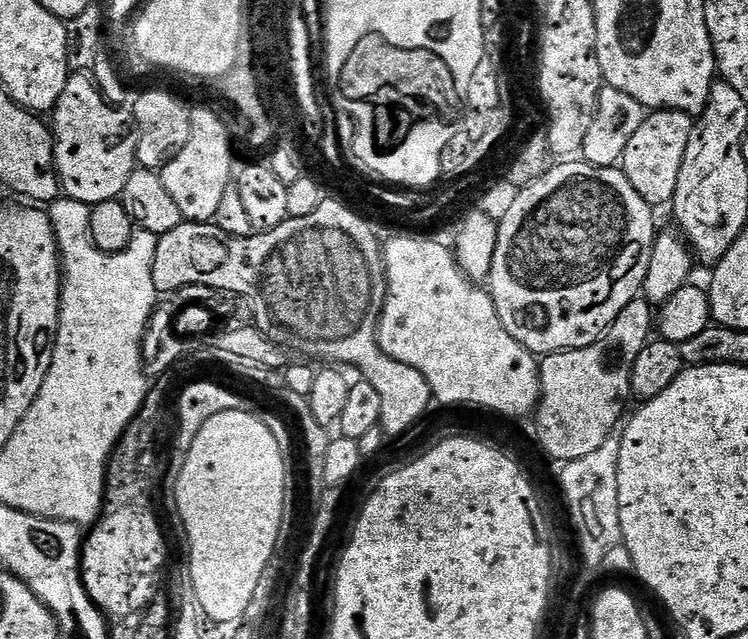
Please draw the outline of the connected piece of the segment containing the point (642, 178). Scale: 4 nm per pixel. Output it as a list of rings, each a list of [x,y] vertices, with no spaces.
[[[652,110],[645,115],[642,126],[638,126],[634,138],[630,138],[630,146],[626,146],[622,161],[622,171],[638,190],[638,194],[653,206],[671,205],[674,190],[678,186],[678,170],[682,170],[682,158],[686,158],[686,150],[692,133],[693,117],[685,112]]]

